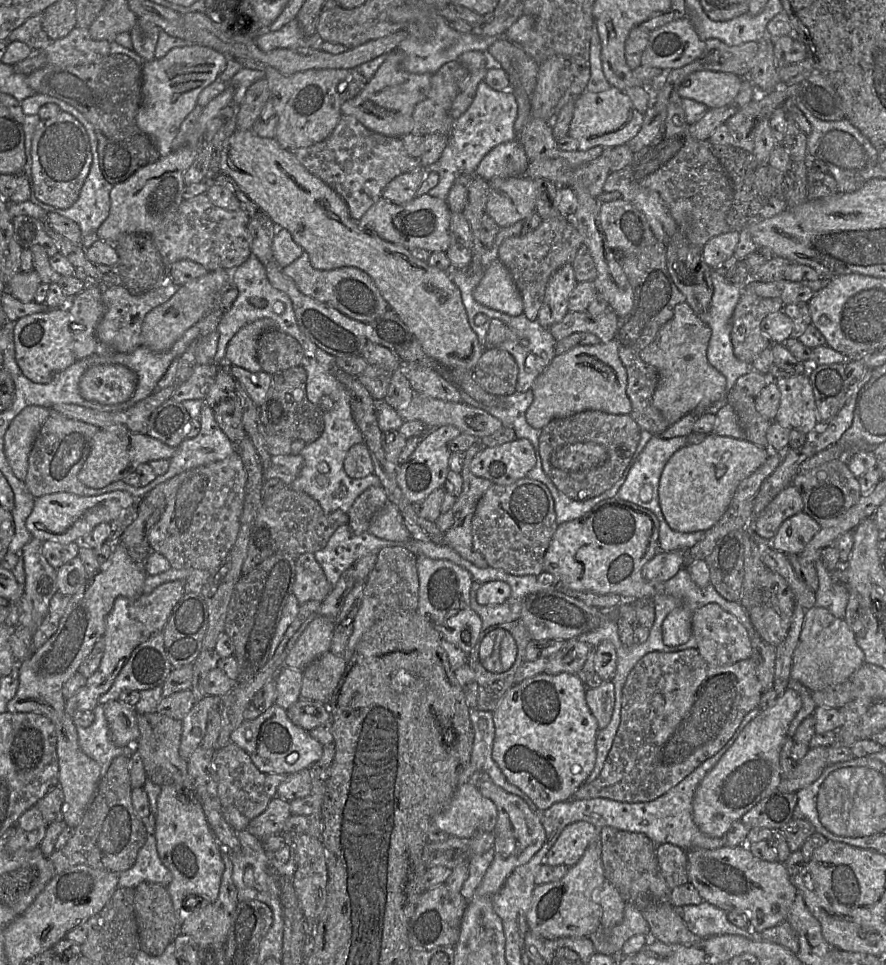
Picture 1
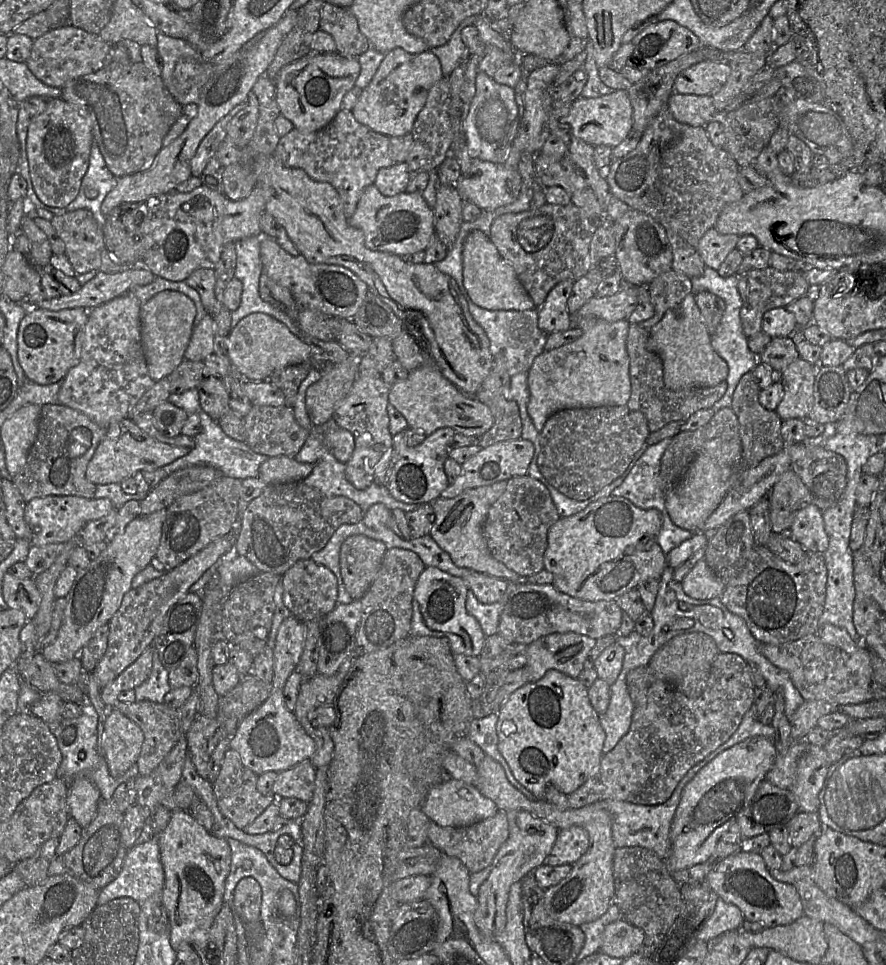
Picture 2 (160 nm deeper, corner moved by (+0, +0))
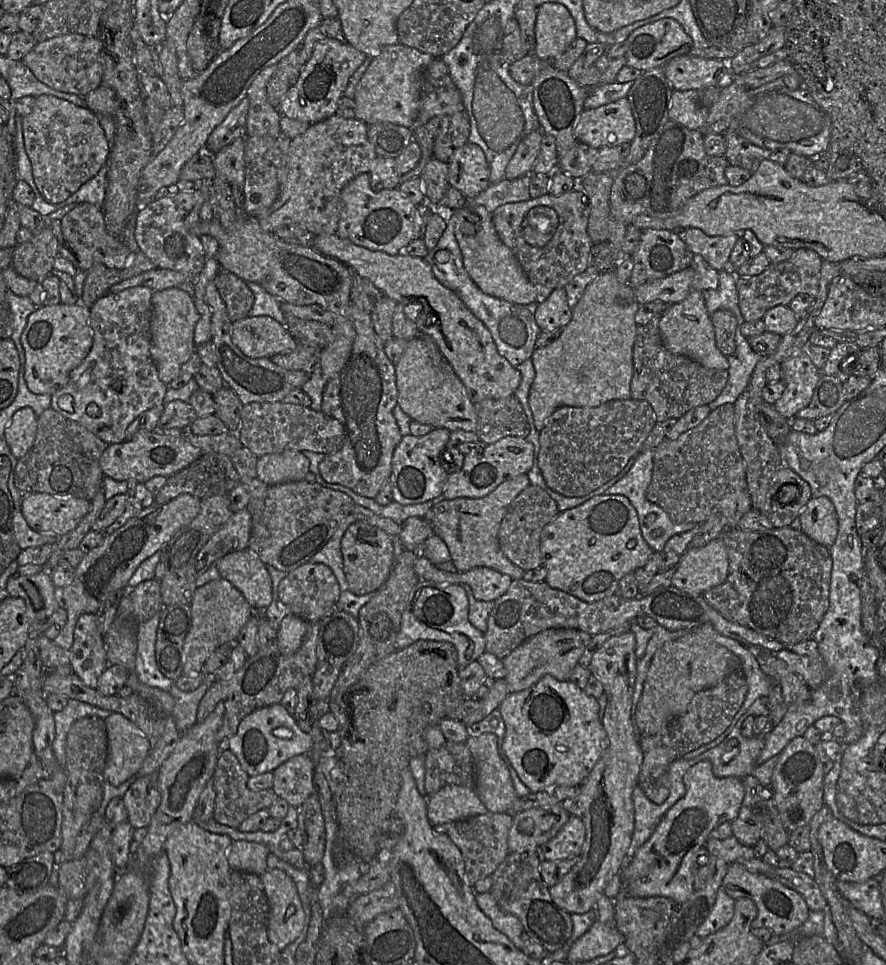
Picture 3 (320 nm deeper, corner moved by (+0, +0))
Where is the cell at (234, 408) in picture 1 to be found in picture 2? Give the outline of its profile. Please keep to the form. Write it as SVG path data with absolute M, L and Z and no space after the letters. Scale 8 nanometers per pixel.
M204 378L198 386L198 394L201 409L216 421L231 410L229 394L220 378Z

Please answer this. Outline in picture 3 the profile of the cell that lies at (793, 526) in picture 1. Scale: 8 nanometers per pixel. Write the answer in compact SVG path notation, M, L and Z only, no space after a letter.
M828 497L811 498L791 526L829 549L838 534L838 516Z

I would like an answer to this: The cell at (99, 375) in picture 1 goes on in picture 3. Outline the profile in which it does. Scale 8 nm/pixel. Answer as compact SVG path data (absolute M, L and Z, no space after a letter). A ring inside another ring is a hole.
M145 286L108 292L90 307L89 323L93 330L91 350L71 372L68 383L51 395L51 408L109 445L124 442L128 426L140 414L165 404L168 385L159 379L150 354L153 292ZM114 378L124 381L122 391L111 387ZM91 403L99 408L97 416L89 416L86 412Z

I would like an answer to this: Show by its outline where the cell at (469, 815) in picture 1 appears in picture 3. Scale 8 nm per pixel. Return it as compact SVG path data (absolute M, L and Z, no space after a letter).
M448 785L427 798L427 818L433 826L467 819L487 811L473 787Z

